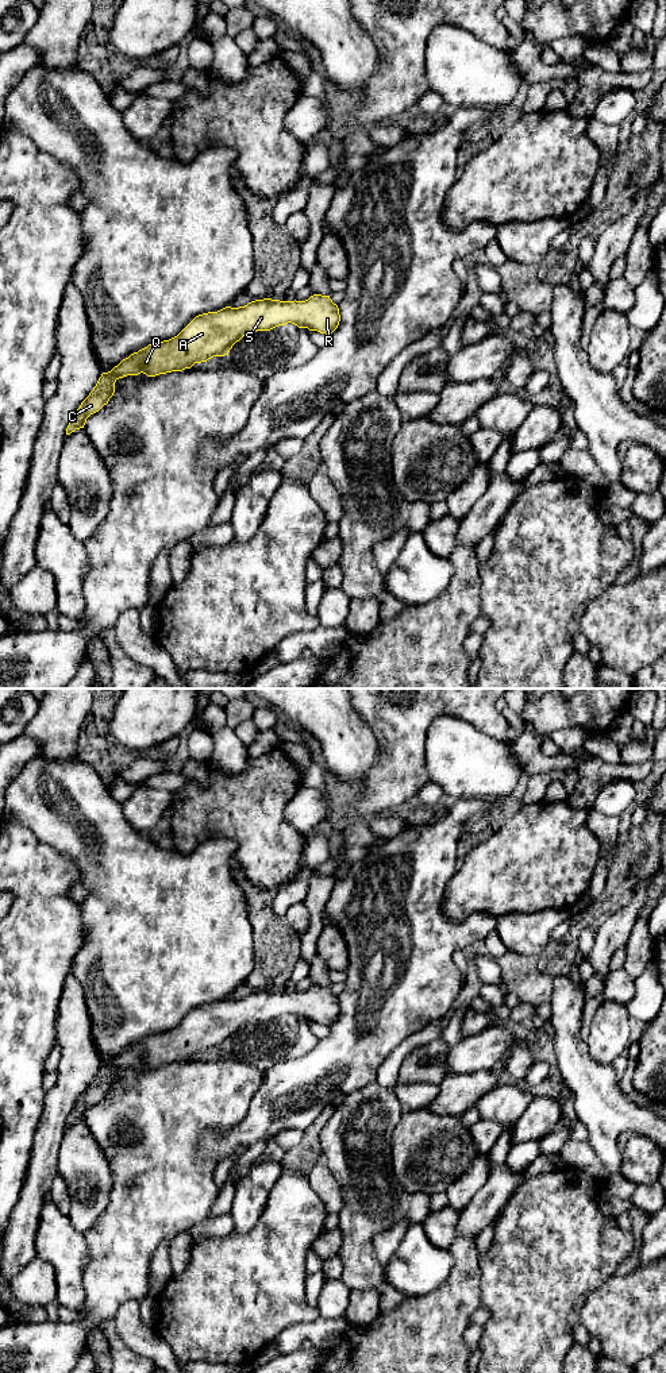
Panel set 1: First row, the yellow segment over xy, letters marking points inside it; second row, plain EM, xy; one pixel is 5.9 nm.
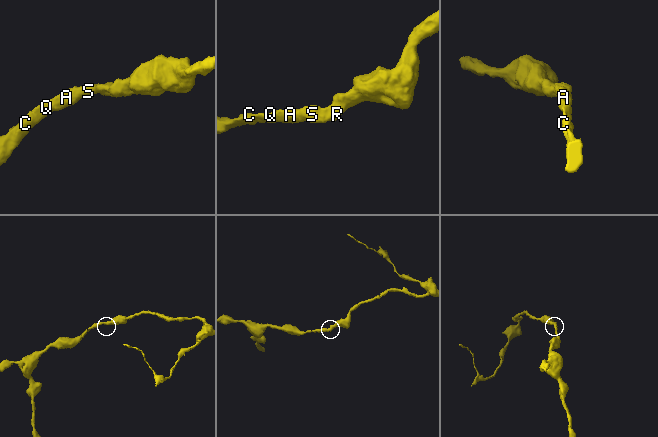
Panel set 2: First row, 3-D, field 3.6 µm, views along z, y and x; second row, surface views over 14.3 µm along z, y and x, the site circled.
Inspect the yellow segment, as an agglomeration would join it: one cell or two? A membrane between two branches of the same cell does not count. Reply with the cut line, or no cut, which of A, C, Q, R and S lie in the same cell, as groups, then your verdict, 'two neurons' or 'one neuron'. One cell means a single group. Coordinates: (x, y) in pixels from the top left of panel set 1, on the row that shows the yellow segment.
no cut; A C Q R S; one neuron

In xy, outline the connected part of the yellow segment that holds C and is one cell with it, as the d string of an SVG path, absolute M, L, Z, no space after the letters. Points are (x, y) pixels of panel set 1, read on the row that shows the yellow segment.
M313 294L305 301L255 300L245 306L226 306L217 312L196 316L177 336L151 343L123 359L111 371L103 373L89 396L81 402L66 435L84 428L86 419L108 404L115 382L140 373L155 377L190 369L195 363L224 356L243 336L270 331L292 323L331 335L339 325L340 315L330 296Z

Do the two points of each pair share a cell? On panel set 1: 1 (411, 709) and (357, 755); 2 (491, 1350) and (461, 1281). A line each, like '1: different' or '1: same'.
1: different
2: different

